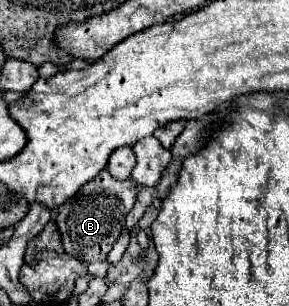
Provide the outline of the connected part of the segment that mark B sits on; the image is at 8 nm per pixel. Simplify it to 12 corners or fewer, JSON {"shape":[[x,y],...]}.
{"shape":[[104,169],[54,209],[64,251],[104,261],[136,183]]}

